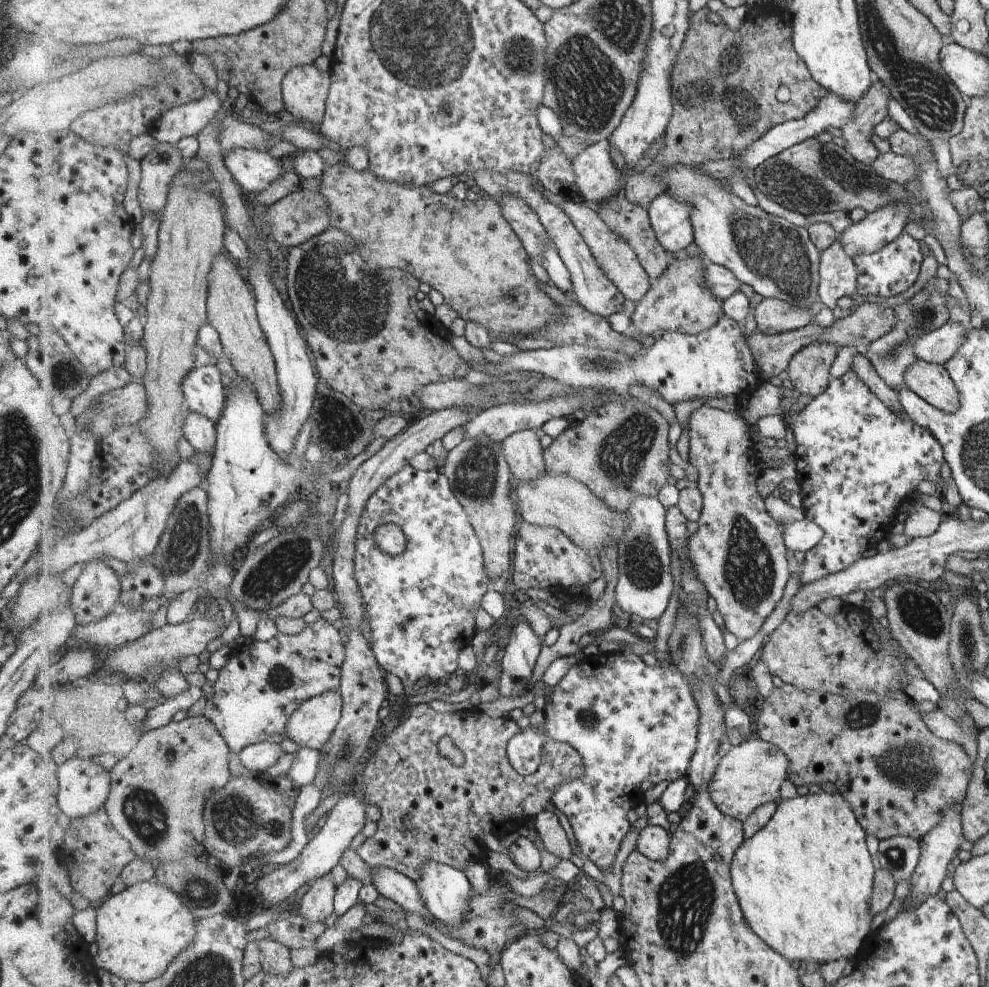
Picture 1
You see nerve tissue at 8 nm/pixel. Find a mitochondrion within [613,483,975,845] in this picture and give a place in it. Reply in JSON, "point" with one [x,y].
{"point":[748,571]}

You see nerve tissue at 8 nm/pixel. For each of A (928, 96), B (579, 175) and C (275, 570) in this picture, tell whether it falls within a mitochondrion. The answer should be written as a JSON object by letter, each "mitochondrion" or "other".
{"A":"mitochondrion","B":"other","C":"mitochondrion"}

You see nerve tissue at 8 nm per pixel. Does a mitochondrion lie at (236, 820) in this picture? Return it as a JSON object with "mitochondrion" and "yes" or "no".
{"mitochondrion":"yes"}

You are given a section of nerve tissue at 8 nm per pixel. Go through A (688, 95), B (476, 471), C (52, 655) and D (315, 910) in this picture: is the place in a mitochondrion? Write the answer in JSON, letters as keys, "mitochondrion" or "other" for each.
{"A":"mitochondrion","B":"mitochondrion","C":"other","D":"other"}

